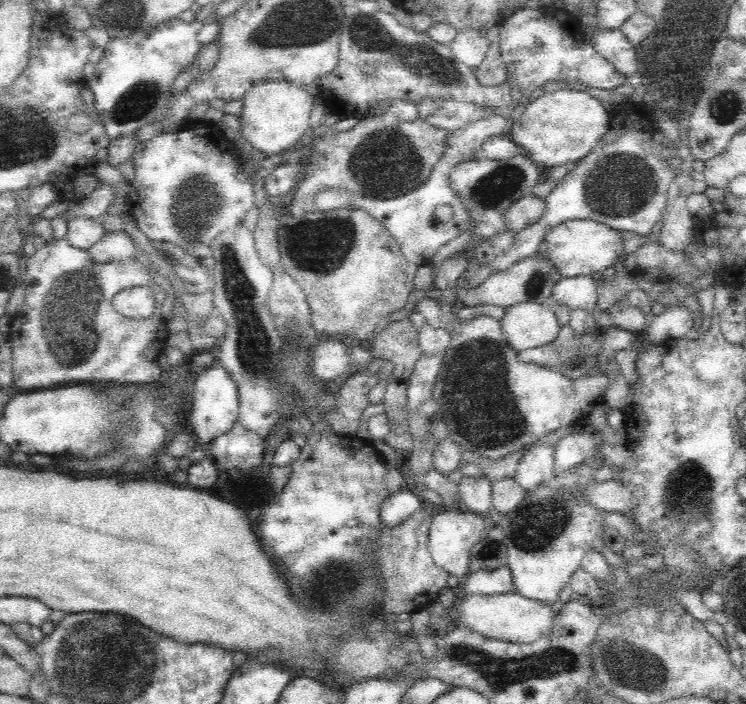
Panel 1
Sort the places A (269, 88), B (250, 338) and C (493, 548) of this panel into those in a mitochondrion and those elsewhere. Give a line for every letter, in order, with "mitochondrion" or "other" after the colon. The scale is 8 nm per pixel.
A: other
B: mitochondrion
C: mitochondrion

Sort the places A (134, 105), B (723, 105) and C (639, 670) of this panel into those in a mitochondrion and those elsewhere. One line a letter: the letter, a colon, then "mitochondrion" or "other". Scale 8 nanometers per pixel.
A: mitochondrion
B: mitochondrion
C: mitochondrion

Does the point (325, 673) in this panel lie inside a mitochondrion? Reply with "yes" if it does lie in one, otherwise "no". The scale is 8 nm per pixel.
no

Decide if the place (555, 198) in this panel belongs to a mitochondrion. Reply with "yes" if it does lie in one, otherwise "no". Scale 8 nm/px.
no

